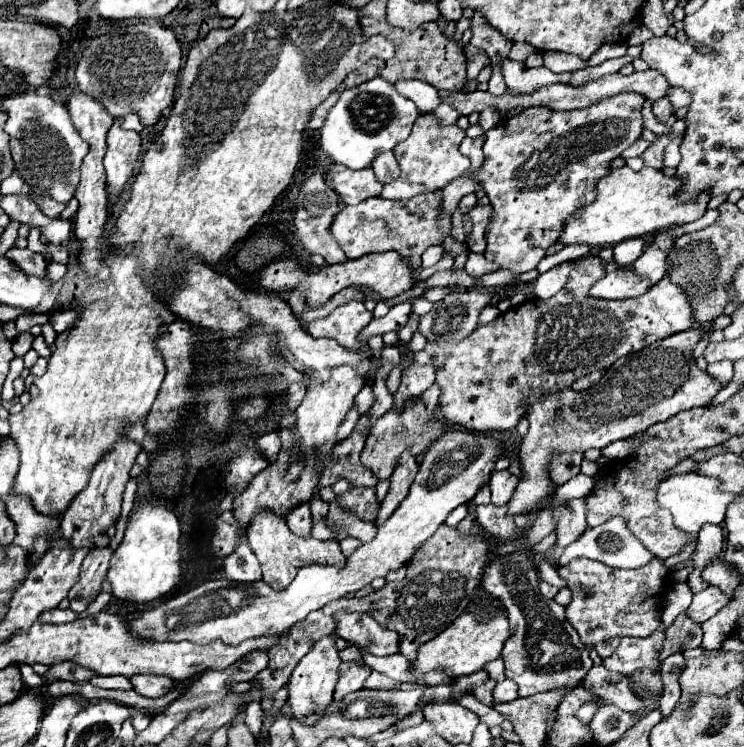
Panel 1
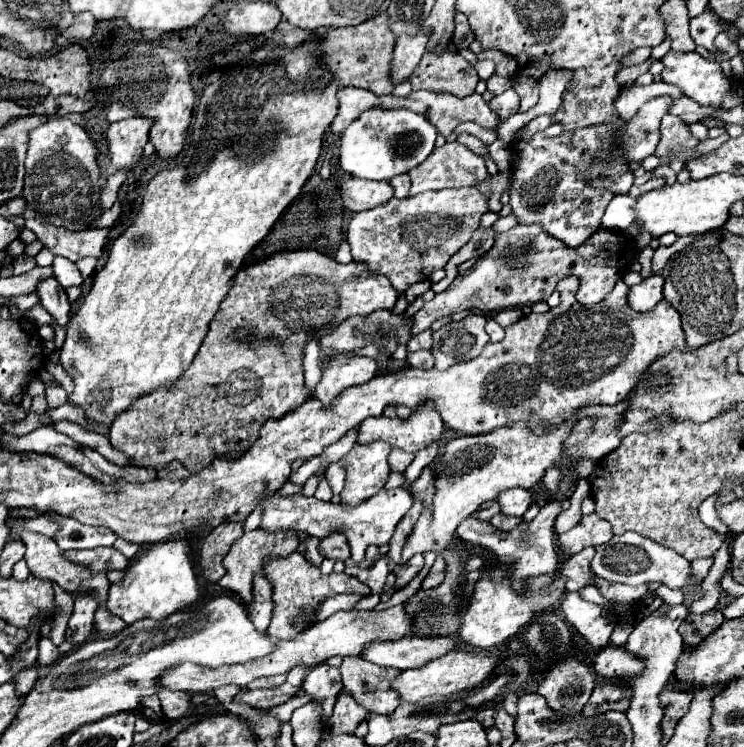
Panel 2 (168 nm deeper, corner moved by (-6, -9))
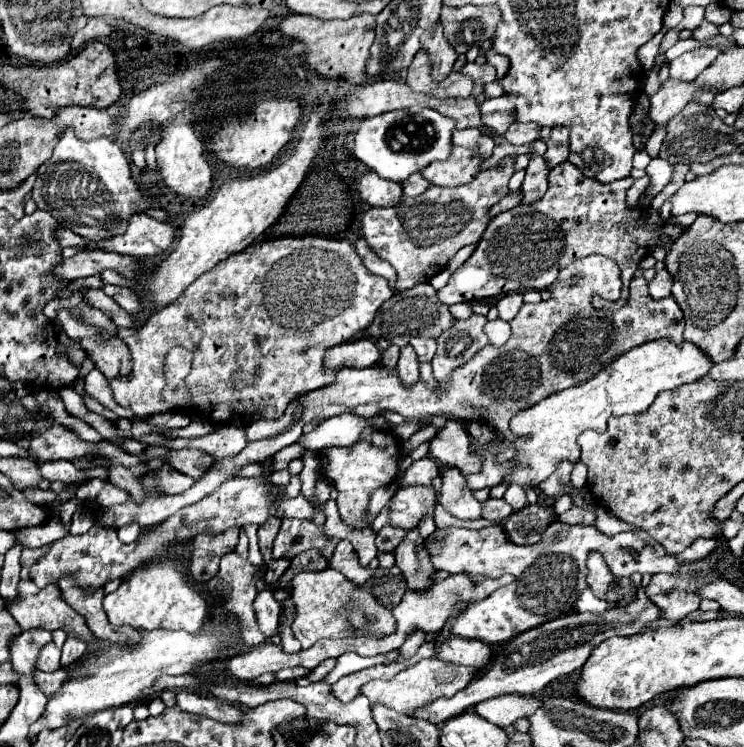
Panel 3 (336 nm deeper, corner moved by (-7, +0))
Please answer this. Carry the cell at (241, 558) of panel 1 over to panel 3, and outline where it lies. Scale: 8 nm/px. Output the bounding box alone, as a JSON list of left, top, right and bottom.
[255,589,281,637]

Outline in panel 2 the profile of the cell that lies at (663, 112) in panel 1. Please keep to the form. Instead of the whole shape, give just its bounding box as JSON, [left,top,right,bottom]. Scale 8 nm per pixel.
[656,114,698,162]

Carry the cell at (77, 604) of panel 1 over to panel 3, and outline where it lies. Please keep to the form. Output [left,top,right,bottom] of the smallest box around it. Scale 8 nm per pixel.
[61,635,87,665]

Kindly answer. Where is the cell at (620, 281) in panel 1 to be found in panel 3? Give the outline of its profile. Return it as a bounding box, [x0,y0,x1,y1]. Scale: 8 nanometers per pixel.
[649,269,673,299]

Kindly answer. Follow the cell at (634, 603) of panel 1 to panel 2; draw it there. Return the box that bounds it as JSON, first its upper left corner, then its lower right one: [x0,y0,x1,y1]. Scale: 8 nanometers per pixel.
[596,578,648,606]

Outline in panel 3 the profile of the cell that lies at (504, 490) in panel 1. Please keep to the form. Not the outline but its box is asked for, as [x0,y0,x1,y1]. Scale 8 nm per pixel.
[503,483,527,511]

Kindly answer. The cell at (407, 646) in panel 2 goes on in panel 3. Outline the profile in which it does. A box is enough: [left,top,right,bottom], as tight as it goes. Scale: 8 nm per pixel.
[435,635,491,669]

